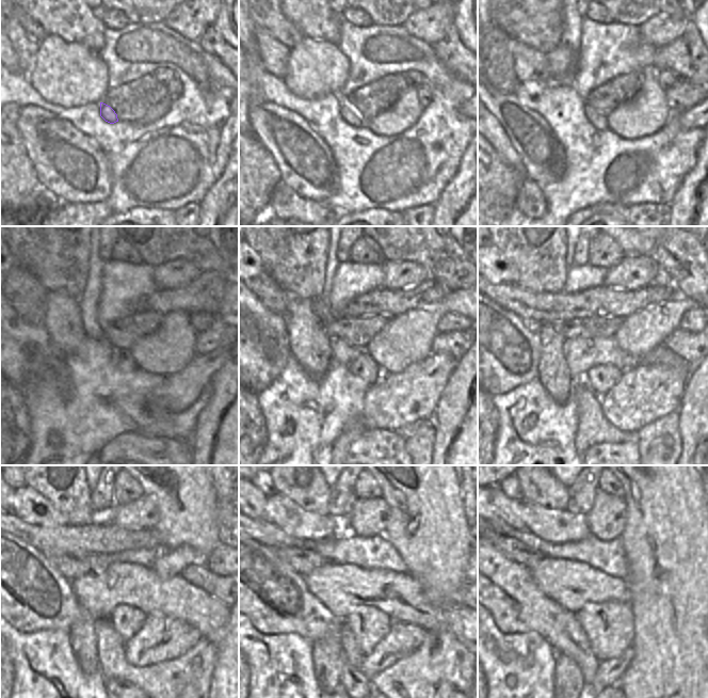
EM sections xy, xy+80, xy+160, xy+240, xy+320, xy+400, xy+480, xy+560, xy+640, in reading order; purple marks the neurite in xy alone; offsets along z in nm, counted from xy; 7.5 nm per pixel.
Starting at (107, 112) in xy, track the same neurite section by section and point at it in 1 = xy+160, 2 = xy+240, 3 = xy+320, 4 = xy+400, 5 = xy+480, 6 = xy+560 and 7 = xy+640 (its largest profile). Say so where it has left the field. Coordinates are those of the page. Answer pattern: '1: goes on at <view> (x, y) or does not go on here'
1: goes on at xy+160 (598, 120)
2: goes on at xy+240 (122, 359)
3: goes on at xy+320 (365, 367)
4: goes on at xy+400 (600, 378)
5: goes on at xy+480 (127, 620)
6: goes on at xy+560 (368, 624)
7: goes on at xy+640 (609, 625)

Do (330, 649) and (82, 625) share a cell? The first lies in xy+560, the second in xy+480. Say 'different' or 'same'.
same

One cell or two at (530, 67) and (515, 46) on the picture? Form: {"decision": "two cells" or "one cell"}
{"decision": "one cell"}

